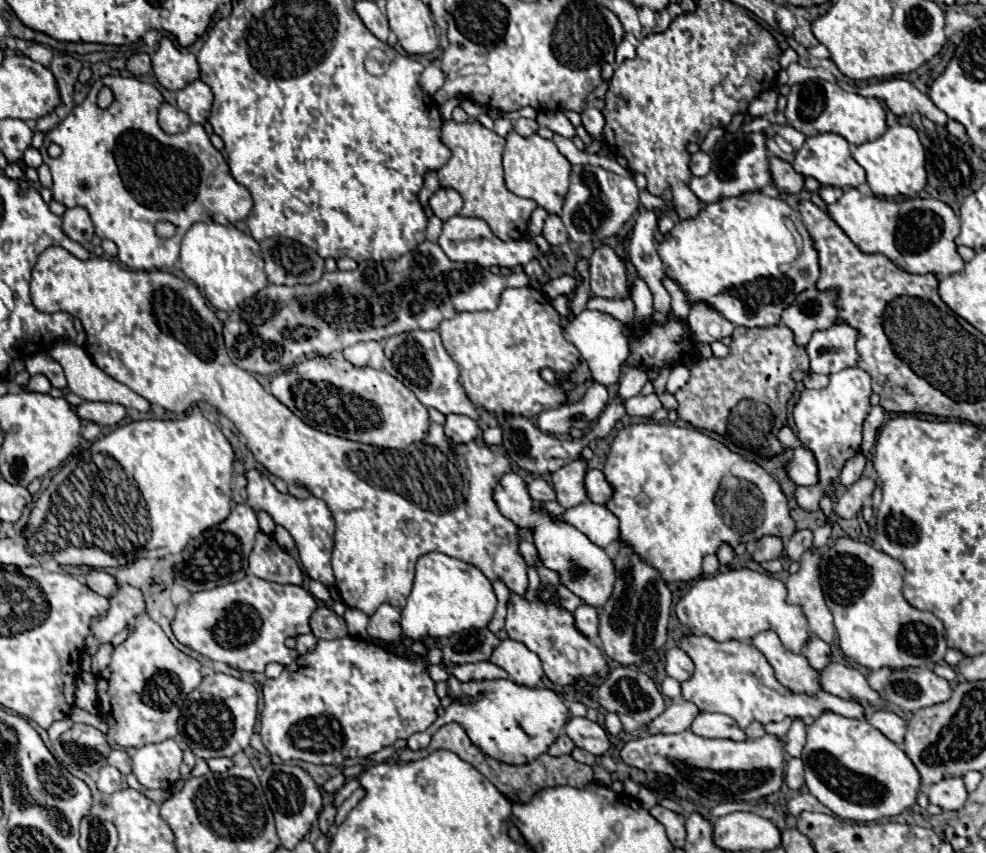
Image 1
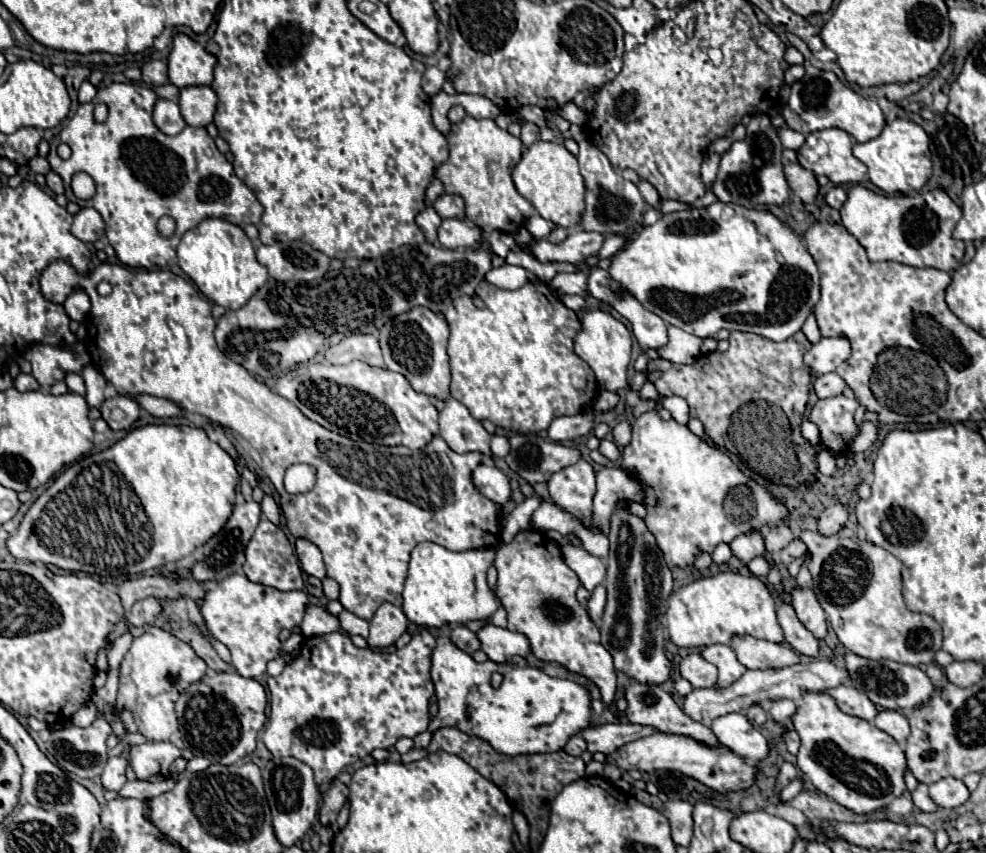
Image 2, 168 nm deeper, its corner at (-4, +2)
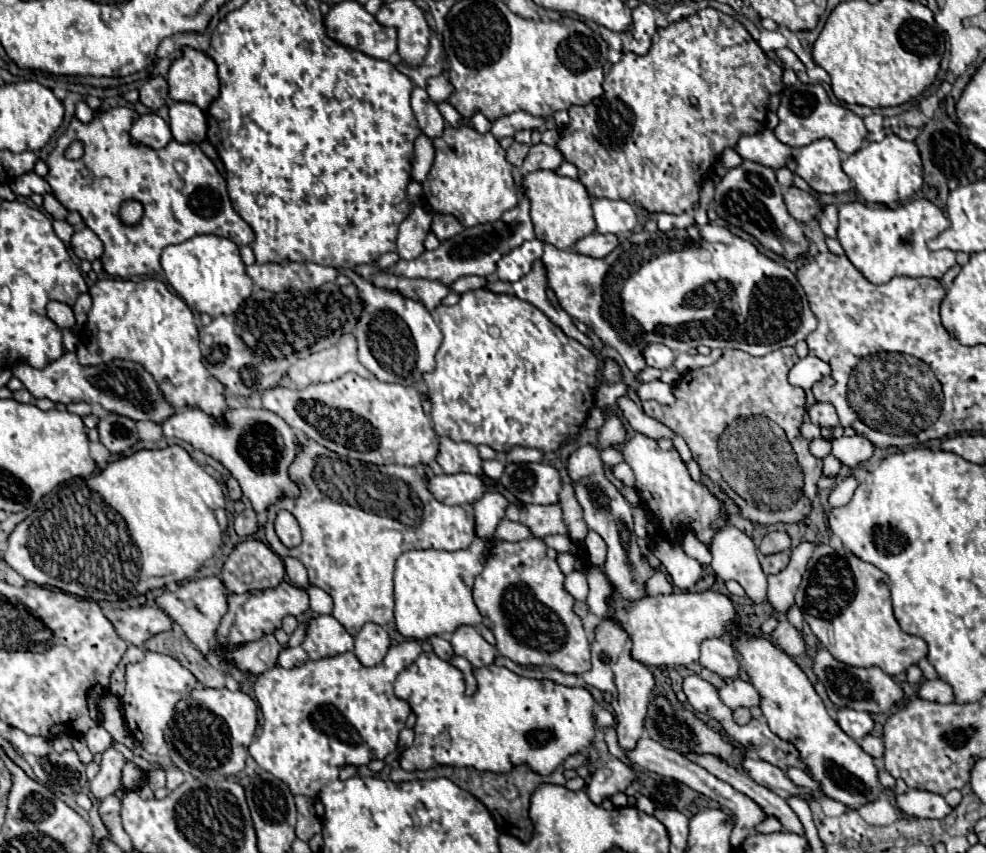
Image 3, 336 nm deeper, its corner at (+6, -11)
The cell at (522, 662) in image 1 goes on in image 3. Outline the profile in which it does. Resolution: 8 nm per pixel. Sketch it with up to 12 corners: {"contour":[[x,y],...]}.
{"contour":[[472,626],[458,628],[450,644],[474,668],[490,666],[496,648]]}

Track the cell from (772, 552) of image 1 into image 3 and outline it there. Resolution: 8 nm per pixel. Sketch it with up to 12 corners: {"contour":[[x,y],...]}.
{"contour":[[770,532],[762,538],[760,552],[770,556],[790,548],[786,532]]}

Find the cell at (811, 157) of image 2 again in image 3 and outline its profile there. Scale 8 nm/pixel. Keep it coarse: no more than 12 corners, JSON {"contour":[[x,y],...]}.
{"contour":[[832,140],[796,154],[796,174],[820,194],[852,188]]}

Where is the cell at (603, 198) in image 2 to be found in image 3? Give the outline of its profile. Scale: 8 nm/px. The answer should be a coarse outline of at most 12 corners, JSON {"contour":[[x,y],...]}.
{"contour":[[592,198],[598,234],[626,234],[636,226],[624,200]]}

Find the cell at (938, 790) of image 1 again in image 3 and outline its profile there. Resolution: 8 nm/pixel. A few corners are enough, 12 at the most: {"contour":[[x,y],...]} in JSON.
{"contour":[[910,790],[896,796],[904,814],[946,818],[952,808],[940,794]]}

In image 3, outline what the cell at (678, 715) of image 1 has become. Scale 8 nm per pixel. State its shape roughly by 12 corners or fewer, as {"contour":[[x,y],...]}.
{"contour":[[744,678],[728,680],[720,698],[730,710],[760,706]]}

